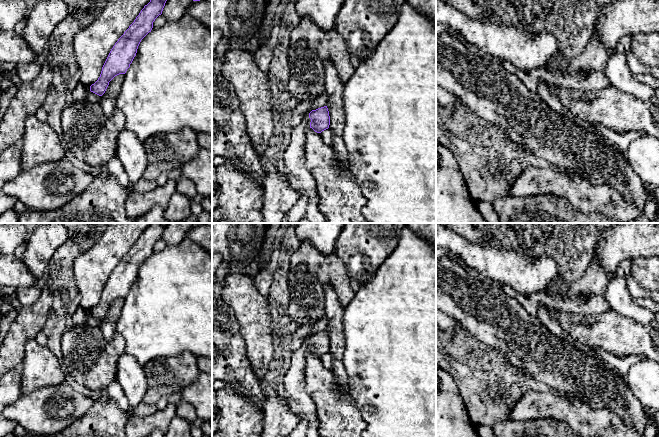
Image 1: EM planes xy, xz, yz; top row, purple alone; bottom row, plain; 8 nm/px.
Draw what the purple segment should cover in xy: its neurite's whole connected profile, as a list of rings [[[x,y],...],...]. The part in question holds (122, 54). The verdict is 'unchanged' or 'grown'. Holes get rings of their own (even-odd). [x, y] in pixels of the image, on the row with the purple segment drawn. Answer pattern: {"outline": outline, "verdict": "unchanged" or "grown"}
{"outline": [[[150,0],[134,22],[118,39],[111,49],[98,80],[90,86],[90,91],[102,96],[109,82],[119,74],[125,74],[136,56],[141,40],[151,32],[153,22],[162,14],[167,0]]], "verdict": "unchanged"}

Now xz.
{"outline": [[[327,106],[312,110],[304,116],[303,121],[292,128],[290,143],[281,153],[286,168],[286,179],[291,188],[298,192],[299,197],[305,194],[308,206],[303,218],[310,223],[325,223],[325,217],[318,209],[315,196],[315,181],[305,165],[305,132],[310,127],[321,133],[329,128],[330,116]]], "verdict": "grown"}

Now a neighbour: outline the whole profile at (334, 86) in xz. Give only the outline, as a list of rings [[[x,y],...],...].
[[[326,61],[325,72],[325,92],[327,95],[327,108],[330,116],[329,130],[332,132],[332,144],[337,160],[345,168],[348,168],[348,151],[343,140],[345,128],[345,113],[343,108],[343,88],[344,83],[337,74],[335,66]]]

